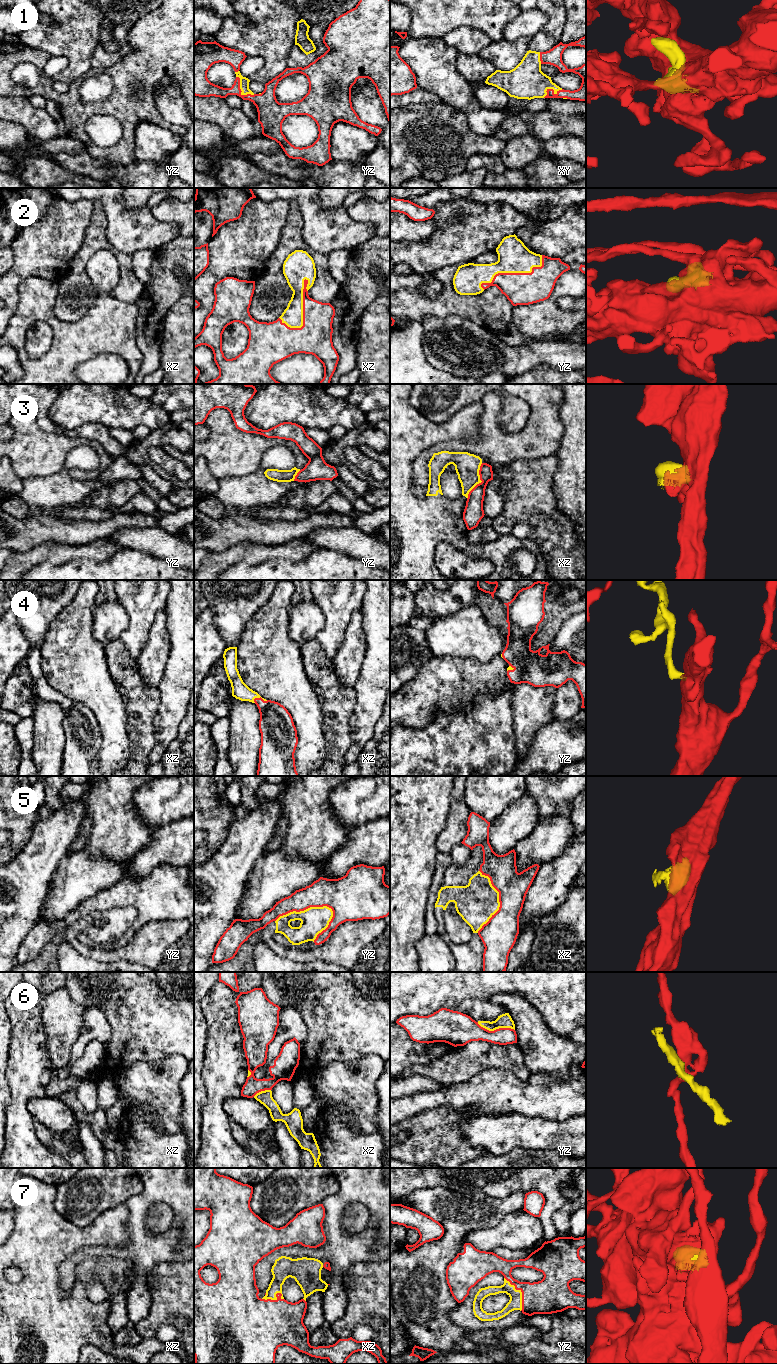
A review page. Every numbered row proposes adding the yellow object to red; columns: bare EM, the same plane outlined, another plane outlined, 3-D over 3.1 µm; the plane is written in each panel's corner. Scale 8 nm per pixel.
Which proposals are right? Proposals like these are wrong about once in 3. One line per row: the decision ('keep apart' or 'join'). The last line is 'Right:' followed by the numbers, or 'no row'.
1: join
2: join
3: keep apart
4: join
5: keep apart
6: keep apart
7: join
Right: 1, 2, 4, 7

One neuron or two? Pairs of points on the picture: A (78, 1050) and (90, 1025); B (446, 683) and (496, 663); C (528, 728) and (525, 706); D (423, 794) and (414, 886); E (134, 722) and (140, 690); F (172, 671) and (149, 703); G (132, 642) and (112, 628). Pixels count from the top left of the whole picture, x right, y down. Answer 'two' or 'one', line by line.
A: one
B: one
C: one
D: one
E: one
F: two
G: two

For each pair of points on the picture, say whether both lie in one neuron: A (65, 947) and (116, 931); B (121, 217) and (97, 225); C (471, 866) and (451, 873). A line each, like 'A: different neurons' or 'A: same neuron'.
A: different neurons
B: different neurons
C: same neuron

